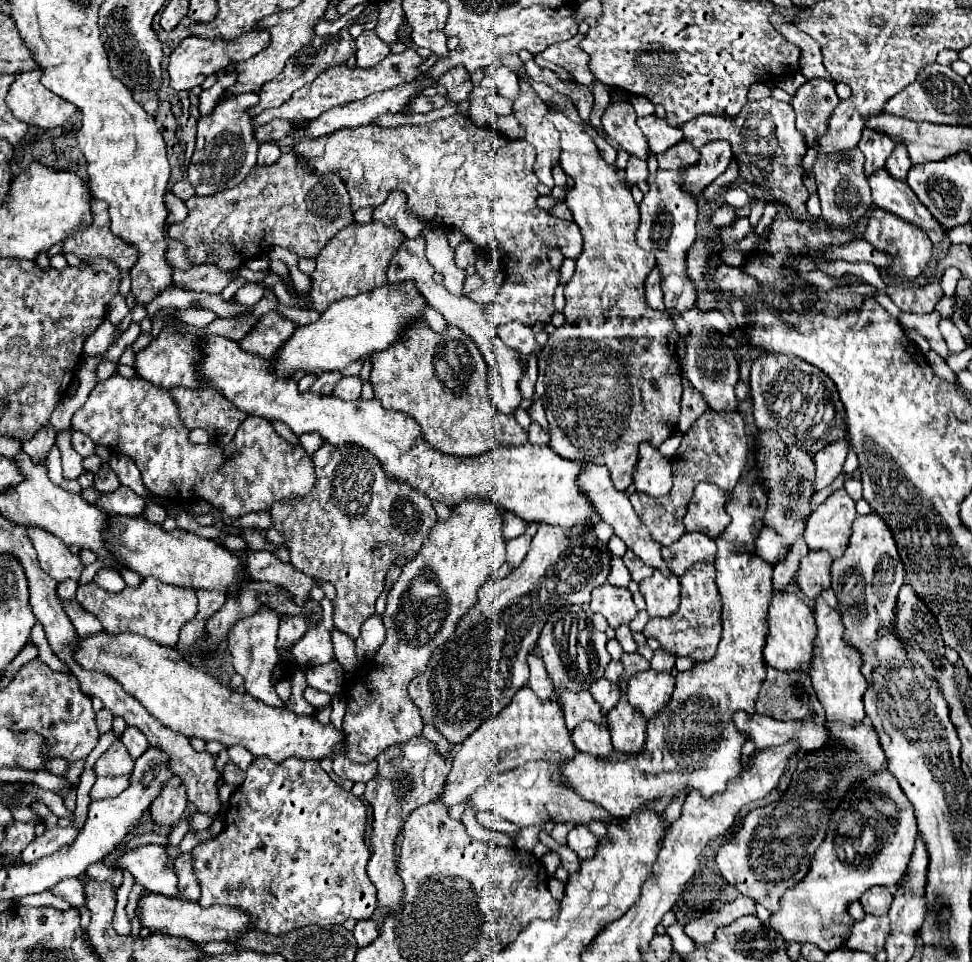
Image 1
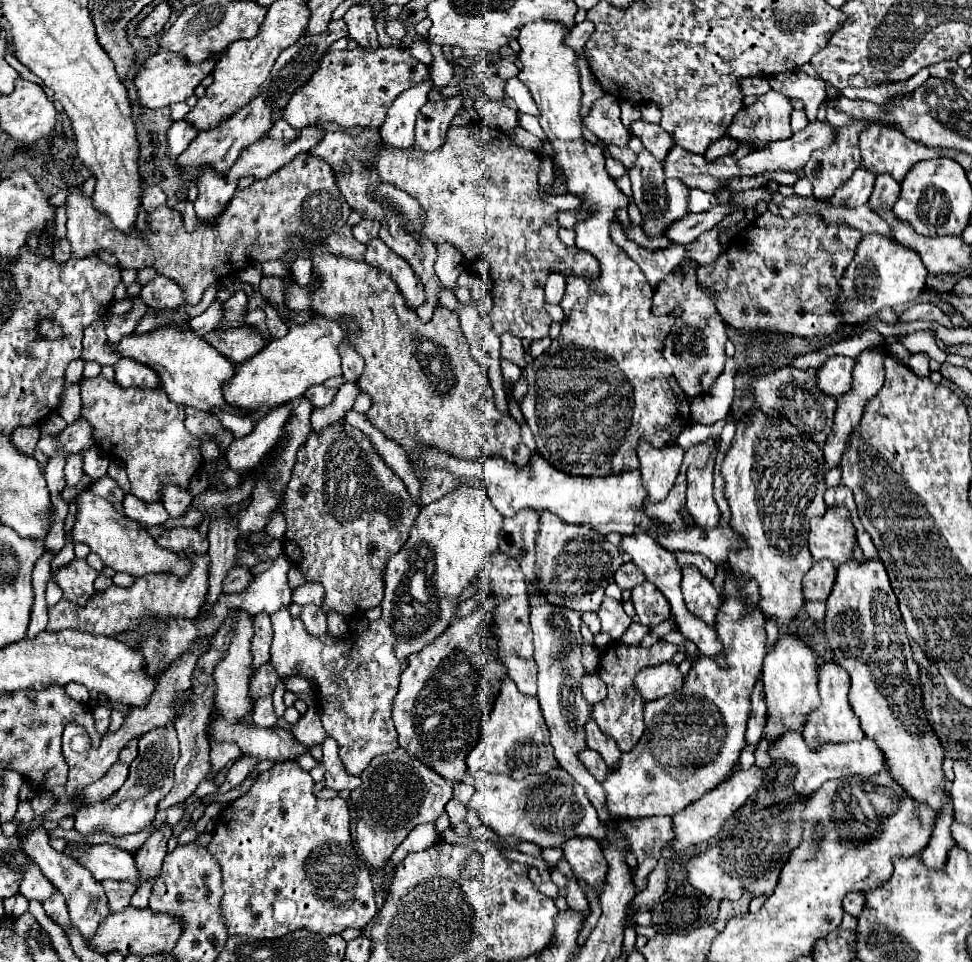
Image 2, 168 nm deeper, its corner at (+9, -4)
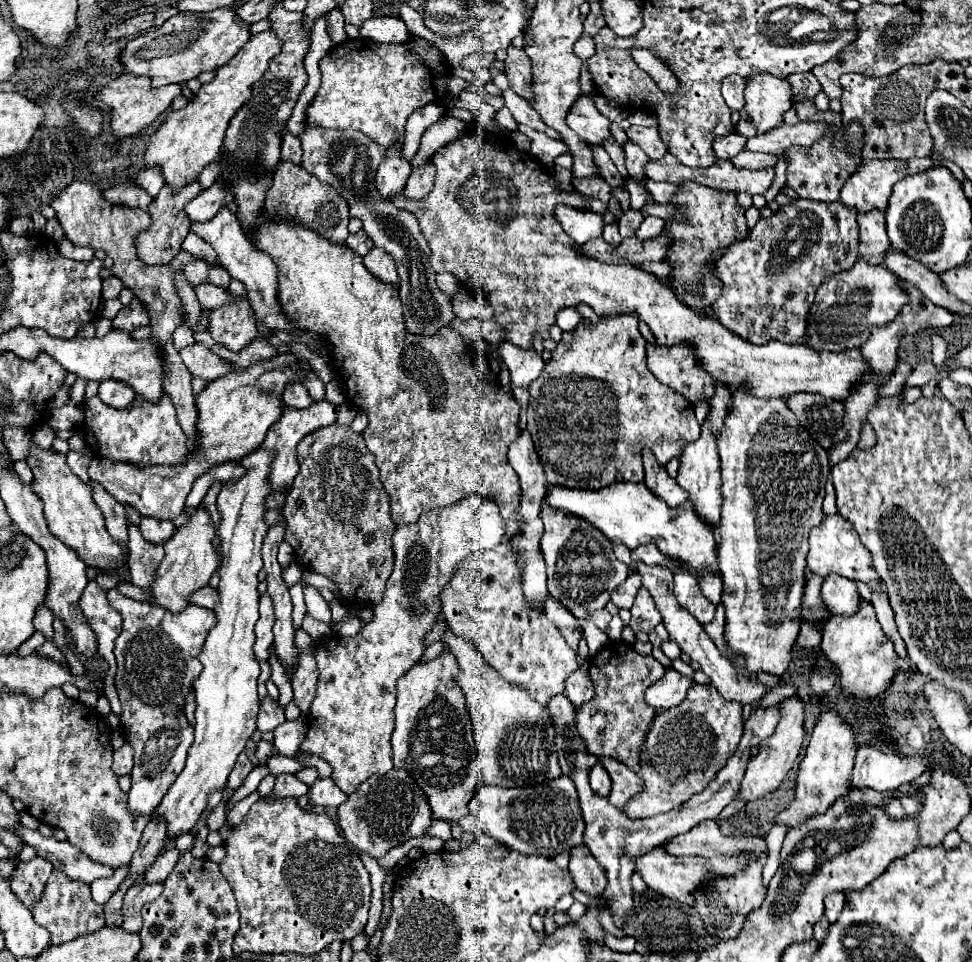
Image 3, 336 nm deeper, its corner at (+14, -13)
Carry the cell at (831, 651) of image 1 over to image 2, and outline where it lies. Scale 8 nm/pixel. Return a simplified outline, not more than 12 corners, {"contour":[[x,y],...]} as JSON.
{"contour":[[819,668],[821,706],[809,712],[807,744],[865,738],[849,706],[847,670]]}

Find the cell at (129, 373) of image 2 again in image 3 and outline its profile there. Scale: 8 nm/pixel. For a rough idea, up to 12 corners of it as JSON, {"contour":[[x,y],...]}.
{"contour":[[100,383],[98,397],[108,407],[126,407],[134,399],[124,383]]}

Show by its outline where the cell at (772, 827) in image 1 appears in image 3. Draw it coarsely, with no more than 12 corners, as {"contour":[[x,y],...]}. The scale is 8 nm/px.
{"contour":[[660,847],[636,873],[664,897],[692,905],[692,891],[730,875],[746,859],[672,857]]}

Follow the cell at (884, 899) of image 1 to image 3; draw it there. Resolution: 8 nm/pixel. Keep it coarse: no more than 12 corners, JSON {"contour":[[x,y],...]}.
{"contour":[[844,893],[824,899],[826,917],[834,923],[844,907]]}

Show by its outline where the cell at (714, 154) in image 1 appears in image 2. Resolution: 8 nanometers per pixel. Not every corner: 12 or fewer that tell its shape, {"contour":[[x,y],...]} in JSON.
{"contour":[[729,136],[713,142],[703,154],[705,160],[733,154],[737,140]]}

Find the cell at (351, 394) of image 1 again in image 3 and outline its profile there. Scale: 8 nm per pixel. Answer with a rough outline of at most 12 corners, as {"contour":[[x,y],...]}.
{"contour":[[302,383],[284,387],[282,403],[296,409],[312,405]]}

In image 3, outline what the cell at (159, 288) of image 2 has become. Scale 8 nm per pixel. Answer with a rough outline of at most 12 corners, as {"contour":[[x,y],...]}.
{"contour":[[138,299],[122,307],[112,329],[132,333],[148,325],[148,311]]}

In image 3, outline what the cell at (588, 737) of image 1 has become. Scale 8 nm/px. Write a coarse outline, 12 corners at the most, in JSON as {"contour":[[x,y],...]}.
{"contour":[[600,763],[590,771],[590,787],[600,797],[610,795],[610,775]]}

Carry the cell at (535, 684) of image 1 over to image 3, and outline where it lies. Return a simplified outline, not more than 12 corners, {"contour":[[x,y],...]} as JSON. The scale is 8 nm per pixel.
{"contour":[[512,543],[440,593],[456,635],[546,705],[576,651],[528,607]]}

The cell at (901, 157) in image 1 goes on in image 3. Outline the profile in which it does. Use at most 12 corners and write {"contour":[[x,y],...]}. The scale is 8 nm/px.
{"contour":[[884,211],[858,215],[858,257],[882,265]]}

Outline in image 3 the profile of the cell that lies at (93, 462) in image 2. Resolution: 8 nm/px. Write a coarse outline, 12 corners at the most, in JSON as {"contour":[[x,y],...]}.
{"contour":[[92,483],[110,537],[128,553],[126,509]]}

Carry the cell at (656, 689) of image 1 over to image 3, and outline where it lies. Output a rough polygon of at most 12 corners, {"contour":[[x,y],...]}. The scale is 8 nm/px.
{"contour":[[668,669],[646,691],[654,709],[670,709],[684,701],[692,679]]}

